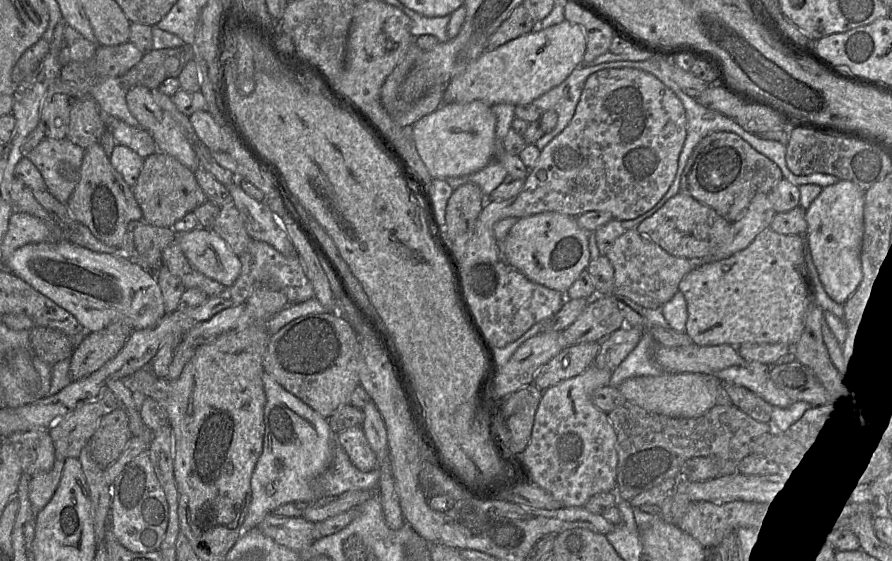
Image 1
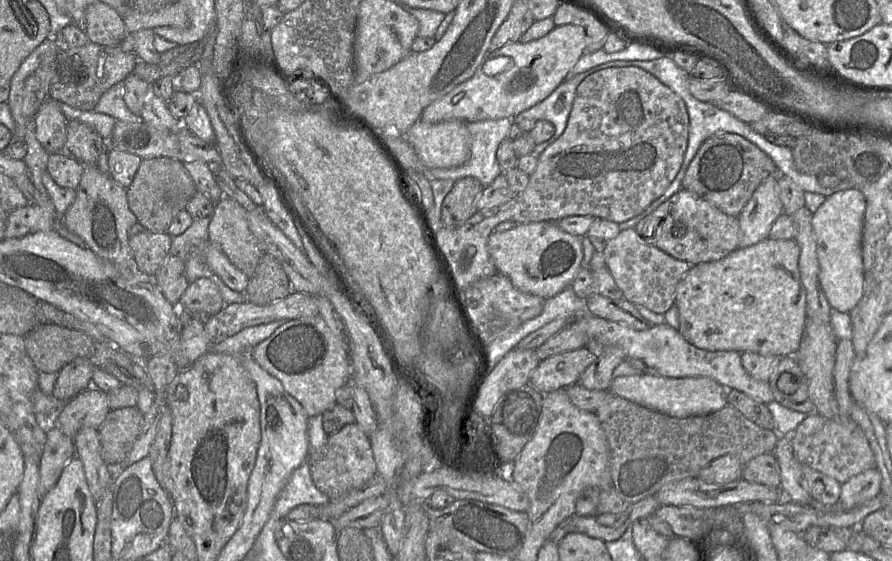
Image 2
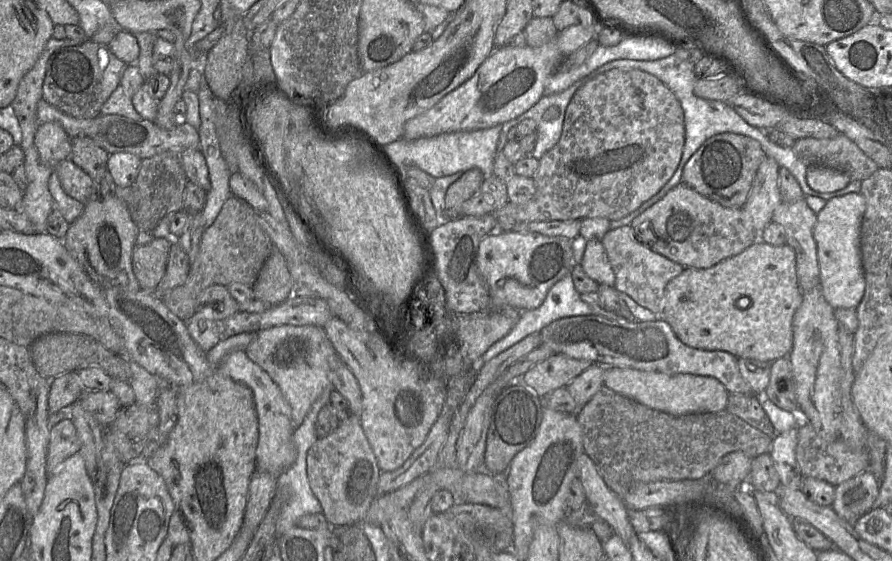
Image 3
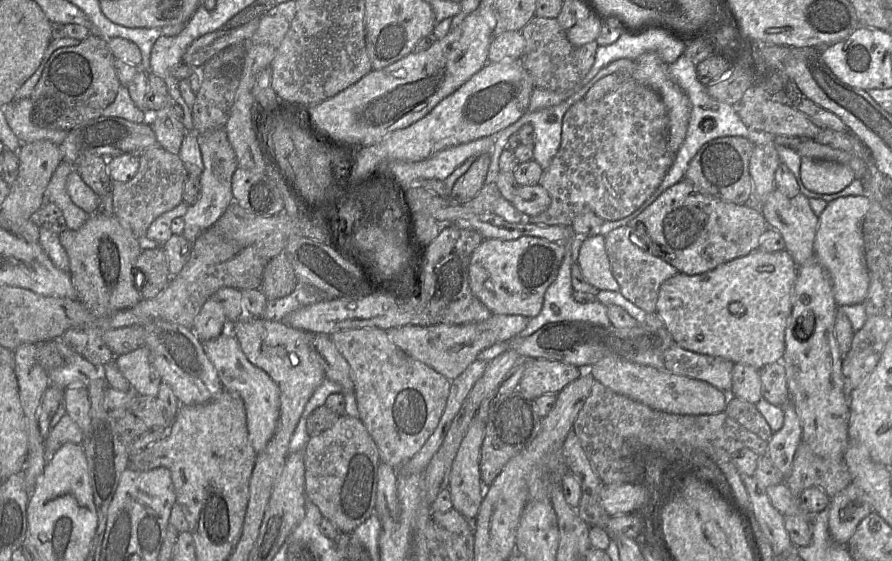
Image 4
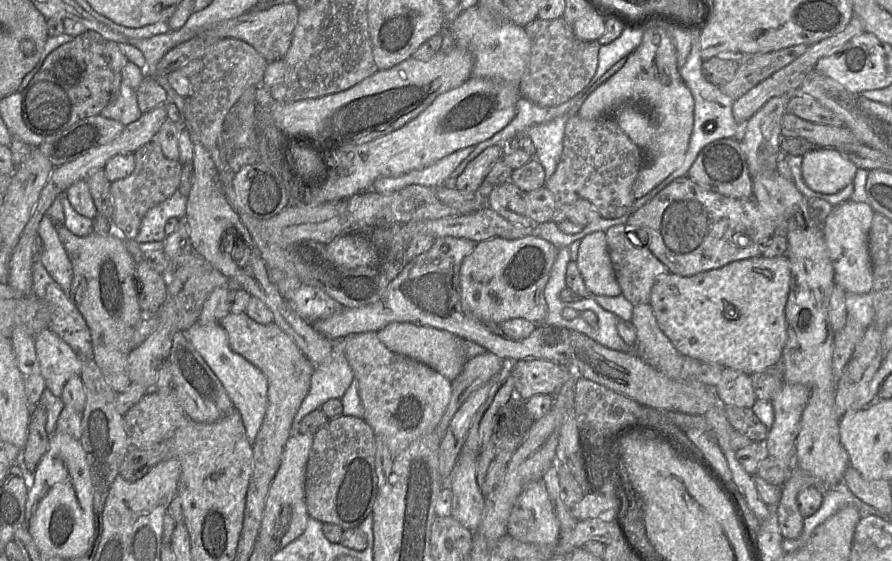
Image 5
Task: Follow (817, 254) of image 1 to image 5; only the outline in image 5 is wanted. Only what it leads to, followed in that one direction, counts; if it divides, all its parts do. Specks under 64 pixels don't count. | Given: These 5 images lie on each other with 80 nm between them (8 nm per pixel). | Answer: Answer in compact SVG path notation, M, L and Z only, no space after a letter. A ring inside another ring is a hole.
M845 201L822 222L825 243L834 267L835 284L846 293L868 294L873 286L868 234L874 210L868 203Z

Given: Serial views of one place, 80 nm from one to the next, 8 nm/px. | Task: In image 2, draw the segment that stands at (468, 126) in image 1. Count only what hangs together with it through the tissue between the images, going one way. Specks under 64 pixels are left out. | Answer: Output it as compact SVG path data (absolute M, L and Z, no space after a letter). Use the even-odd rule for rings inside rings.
M418 120L405 137L427 169L457 167L470 157L470 133L464 121L426 123Z

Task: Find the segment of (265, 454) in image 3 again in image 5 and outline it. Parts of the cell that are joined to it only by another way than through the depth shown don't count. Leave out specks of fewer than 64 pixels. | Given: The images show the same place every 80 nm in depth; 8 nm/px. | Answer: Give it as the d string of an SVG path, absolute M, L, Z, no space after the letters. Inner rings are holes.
M196 321L184 331L184 335L222 383L233 407L241 415L248 440L253 444L267 408L266 376L256 366L231 349L227 334L219 323L201 324Z

